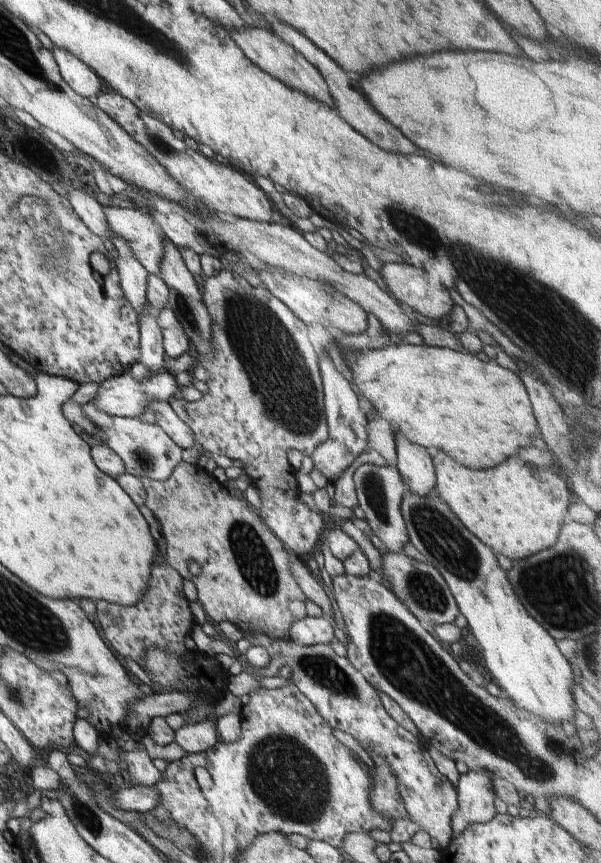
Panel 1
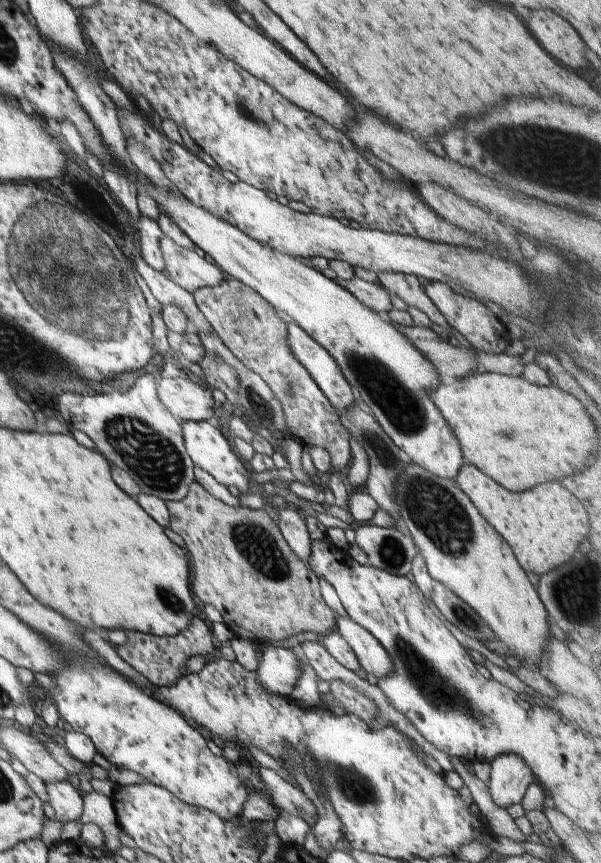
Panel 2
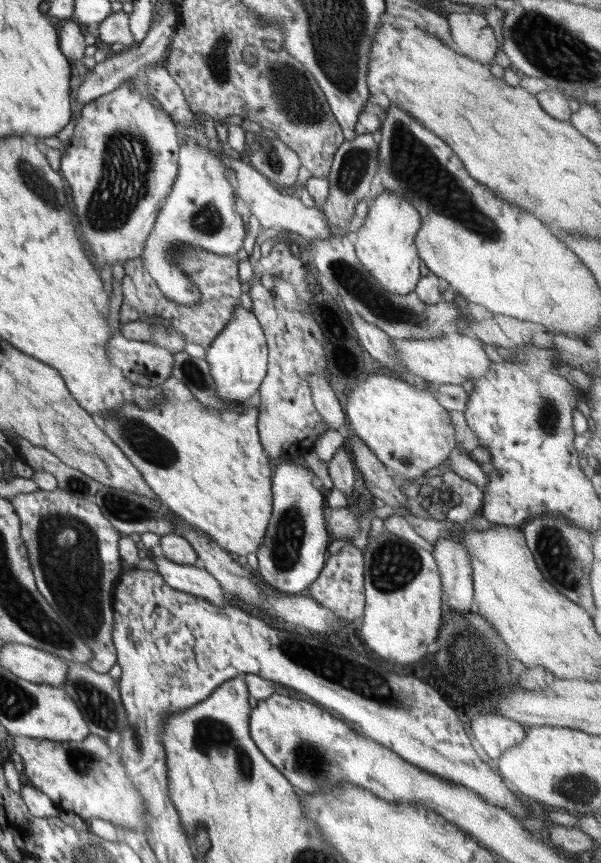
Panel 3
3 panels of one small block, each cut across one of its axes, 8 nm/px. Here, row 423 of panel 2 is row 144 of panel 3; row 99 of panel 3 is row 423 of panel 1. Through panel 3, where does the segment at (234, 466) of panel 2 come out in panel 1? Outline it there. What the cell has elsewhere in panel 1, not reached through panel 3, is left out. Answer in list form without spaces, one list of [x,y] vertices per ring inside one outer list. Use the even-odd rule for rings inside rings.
[[[152,402],[148,411],[154,414],[156,424],[164,429],[164,432],[172,438],[181,449],[192,448],[194,446],[194,434],[188,424],[182,422],[180,417],[172,410],[170,402]]]

